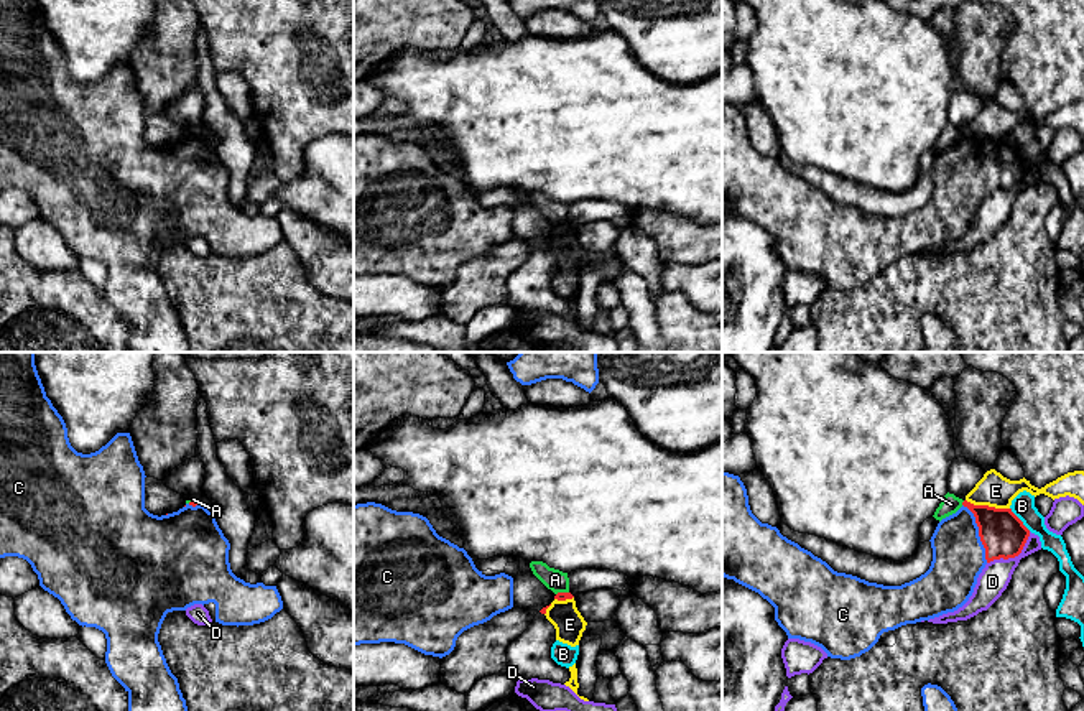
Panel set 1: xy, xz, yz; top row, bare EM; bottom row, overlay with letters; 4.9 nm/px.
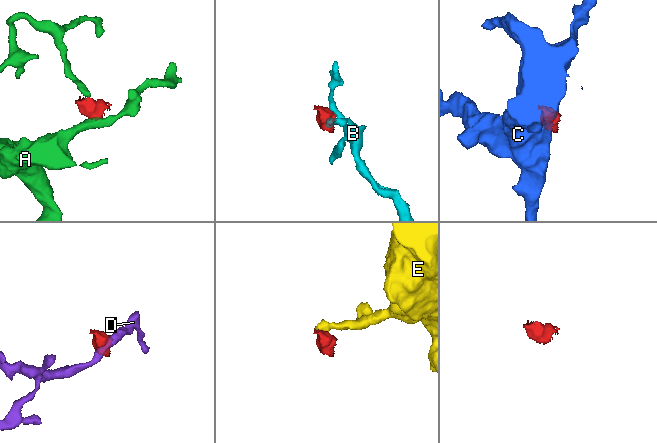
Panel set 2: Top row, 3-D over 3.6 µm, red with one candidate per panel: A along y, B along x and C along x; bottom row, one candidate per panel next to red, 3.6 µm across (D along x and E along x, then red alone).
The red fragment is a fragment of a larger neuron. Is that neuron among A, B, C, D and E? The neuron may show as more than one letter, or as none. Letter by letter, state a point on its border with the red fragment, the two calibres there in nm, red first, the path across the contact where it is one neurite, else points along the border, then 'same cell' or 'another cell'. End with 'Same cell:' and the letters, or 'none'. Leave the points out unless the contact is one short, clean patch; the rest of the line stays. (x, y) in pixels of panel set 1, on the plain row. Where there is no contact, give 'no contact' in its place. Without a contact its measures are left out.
A: meets red in yz at (963, 134); 220 nm thick on the red side, 90 nm on the other; border along yz (964, 132), (961, 135); another cell
B: meets red in yz at (1019, 150); 220 nm thick on the red side, 110 nm on the other; border along yz (1010, 139), (1030, 162); another cell
C: meets red in yz at (979, 165); 220 nm thick on the red side, 260 nm on the other; same cell
D: meets red in yz at (1014, 188); 220 nm thick on the red side, 150 nm on the other; border along yz (1030, 163), (1017, 186), (994, 190), (987, 195); another cell
E: meets red in yz at (987, 137); 220 nm thick on the red side, 160 nm on the other; border along yz (966, 130), (974, 135), (1009, 140); another cell
Same cell: C

